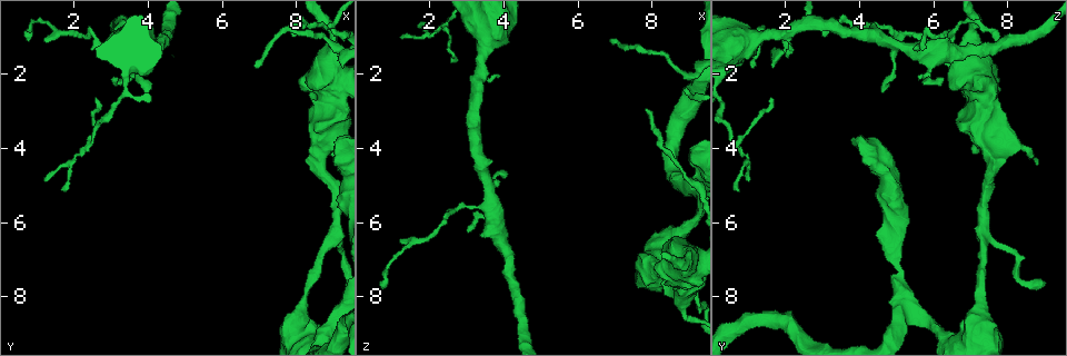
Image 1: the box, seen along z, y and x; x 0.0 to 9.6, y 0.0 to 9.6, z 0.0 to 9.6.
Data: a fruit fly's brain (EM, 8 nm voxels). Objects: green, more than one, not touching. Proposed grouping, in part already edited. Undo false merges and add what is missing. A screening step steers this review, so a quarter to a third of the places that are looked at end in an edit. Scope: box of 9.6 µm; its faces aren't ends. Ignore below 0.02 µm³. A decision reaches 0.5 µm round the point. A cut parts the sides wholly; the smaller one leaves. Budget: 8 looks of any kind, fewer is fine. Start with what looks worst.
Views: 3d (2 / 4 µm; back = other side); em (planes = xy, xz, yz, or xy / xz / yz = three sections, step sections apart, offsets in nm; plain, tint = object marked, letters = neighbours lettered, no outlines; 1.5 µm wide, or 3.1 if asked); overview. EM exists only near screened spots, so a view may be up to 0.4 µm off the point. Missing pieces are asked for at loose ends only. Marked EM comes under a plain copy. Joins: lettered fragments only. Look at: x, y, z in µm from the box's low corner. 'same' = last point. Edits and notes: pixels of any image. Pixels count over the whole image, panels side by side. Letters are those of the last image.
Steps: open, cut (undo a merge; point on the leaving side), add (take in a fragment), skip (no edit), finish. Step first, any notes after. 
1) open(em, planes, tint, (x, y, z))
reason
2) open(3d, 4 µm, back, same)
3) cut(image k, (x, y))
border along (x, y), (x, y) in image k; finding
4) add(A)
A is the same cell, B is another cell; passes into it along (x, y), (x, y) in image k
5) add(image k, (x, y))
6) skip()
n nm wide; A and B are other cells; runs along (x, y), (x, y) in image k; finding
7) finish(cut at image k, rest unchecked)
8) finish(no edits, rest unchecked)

open(em, planes, letters, (7.90, 1.00, 2.95))
an open end

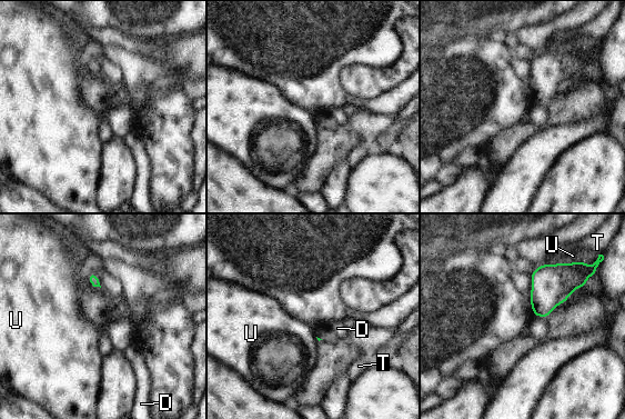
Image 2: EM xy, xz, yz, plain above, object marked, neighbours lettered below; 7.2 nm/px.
skip()
D, T and U are other cells; border along (590, 276), (563, 302) in image 2; no lettered fragment goes on from it

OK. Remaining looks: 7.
open(3d, 2 µm, (6.90, 1.80, 1.15))
tapers out

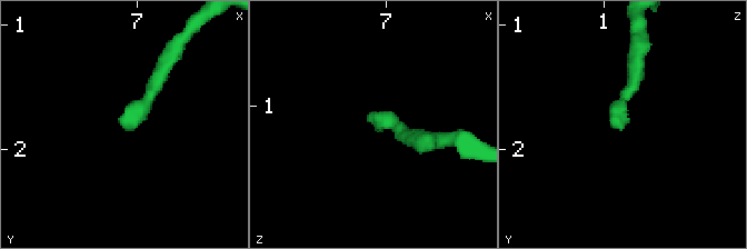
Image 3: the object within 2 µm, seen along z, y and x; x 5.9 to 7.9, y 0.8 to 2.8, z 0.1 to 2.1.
open(em, planes, letters, (6.90, 1.84, 1.14))
shape alone is not enough

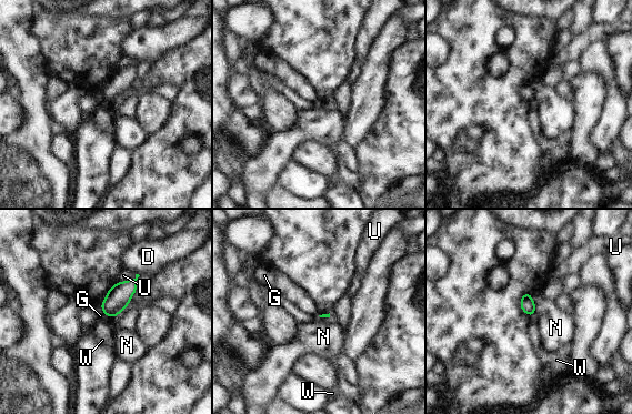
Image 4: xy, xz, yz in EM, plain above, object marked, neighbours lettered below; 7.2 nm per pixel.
skip()
D, G, N, U and W are other cells; no lettered fragment goes on from it

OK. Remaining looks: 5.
open(em, xy, step 8, letters, (3.90, 2.45, 4.65))

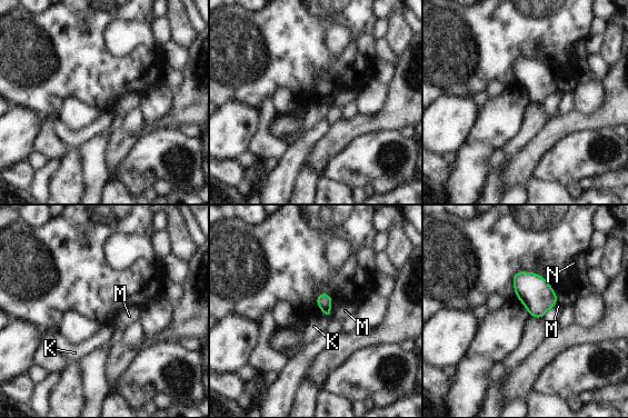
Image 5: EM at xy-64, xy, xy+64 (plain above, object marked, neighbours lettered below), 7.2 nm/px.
open(em, yz, step 8, letters, same)

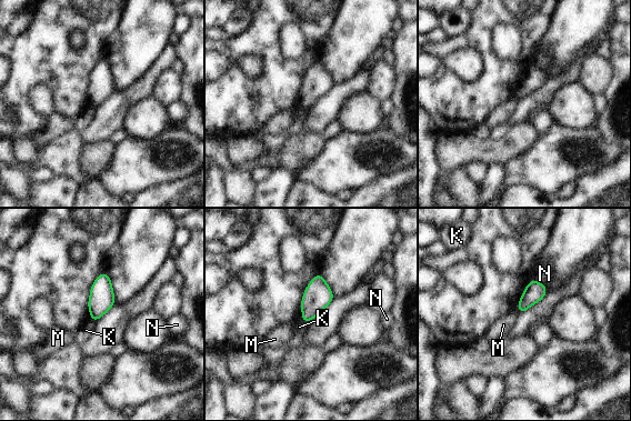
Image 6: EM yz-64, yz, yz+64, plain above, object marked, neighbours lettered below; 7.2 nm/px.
skip()
N touches over 120 nm; K, M and N are other cells; border along (90, 318), (96, 321) in image 6; none of them fits

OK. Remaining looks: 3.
finish(no edits, rest unchecked)

